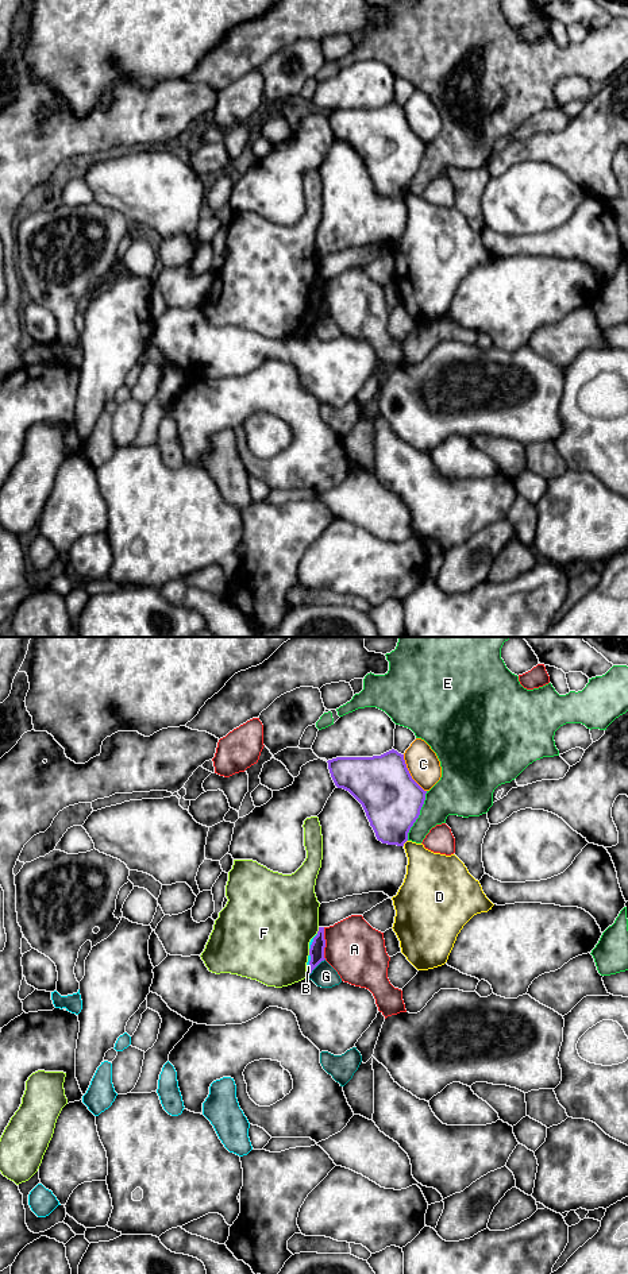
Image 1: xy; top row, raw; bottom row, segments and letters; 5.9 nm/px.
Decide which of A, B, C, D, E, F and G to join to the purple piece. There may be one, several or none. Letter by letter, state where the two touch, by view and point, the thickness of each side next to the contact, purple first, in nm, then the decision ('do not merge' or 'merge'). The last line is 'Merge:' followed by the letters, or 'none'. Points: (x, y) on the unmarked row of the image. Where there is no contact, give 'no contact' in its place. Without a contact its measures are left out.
A: contact xy (324, 296); calibres 90 and 340 nm; do not merge
B: contact xy (309, 316); calibres 90 and 30 nm; do not merge
C: contact xy (409, 126); calibres 360 and 190 nm; do not merge
D: contact xy (405, 193); calibres 340 and 280 nm; do not merge
E: contact xy (419, 166); calibres 360 and 260 nm; do not merge
F: contact xy (319, 282); calibres 90 and 460 nm; do not merge
G: contact xy (315, 319); calibres 90 and 140 nm; do not merge
Merge: none

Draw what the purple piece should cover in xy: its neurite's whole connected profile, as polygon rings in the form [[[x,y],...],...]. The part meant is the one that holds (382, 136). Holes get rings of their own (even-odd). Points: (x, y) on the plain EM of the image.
[[[392,101],[381,108],[336,109],[327,115],[335,138],[348,143],[362,157],[377,192],[382,196],[404,198],[427,146],[412,131],[404,107]]]

